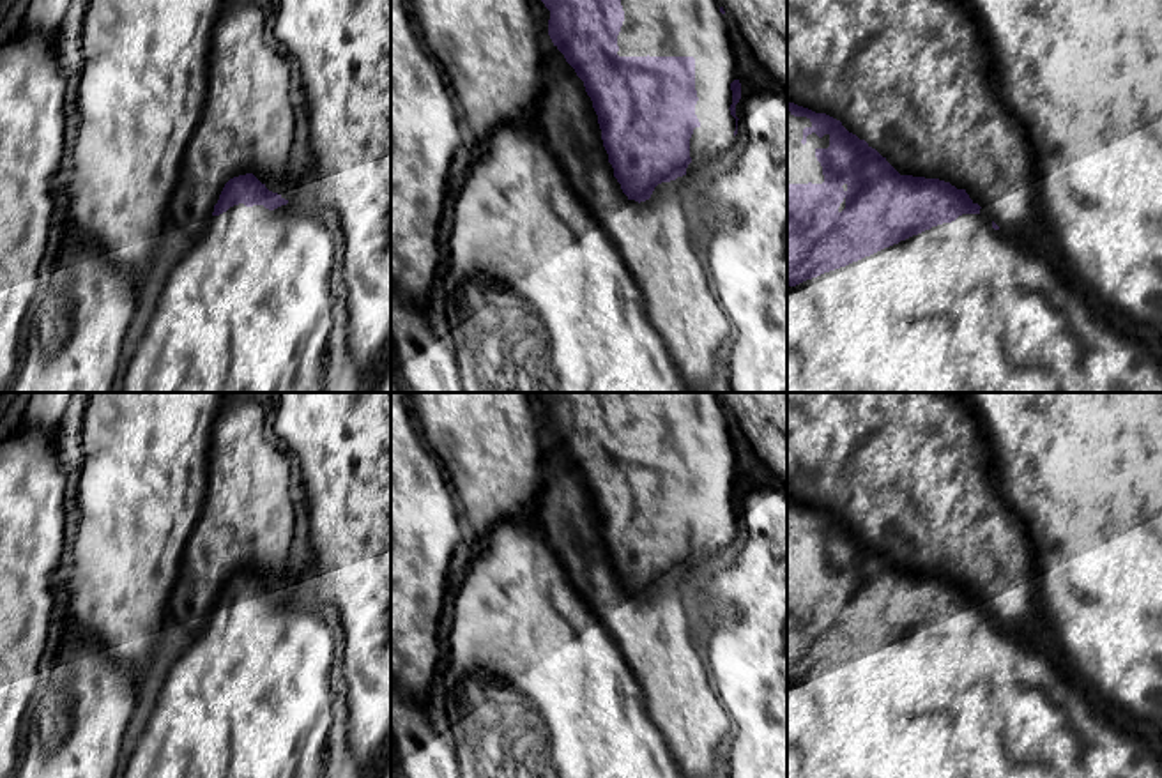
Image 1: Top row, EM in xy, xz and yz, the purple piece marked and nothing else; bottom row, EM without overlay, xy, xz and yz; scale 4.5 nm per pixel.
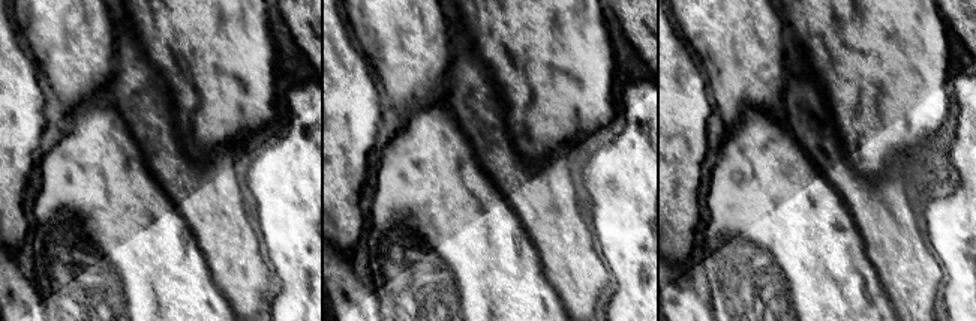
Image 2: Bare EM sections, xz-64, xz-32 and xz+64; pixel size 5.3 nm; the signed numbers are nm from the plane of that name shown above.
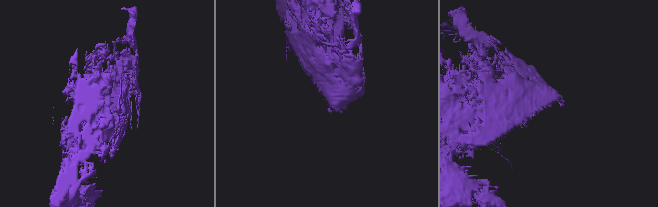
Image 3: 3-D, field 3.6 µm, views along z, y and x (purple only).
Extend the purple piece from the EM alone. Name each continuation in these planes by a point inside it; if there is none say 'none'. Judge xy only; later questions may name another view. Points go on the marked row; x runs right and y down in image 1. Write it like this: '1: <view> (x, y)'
1: xy (248, 308)

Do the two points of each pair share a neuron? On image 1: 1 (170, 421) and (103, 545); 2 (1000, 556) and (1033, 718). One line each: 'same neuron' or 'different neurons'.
1: same neuron
2: different neurons

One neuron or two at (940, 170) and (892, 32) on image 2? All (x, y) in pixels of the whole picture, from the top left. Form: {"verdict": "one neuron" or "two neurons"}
{"verdict": "one neuron"}

